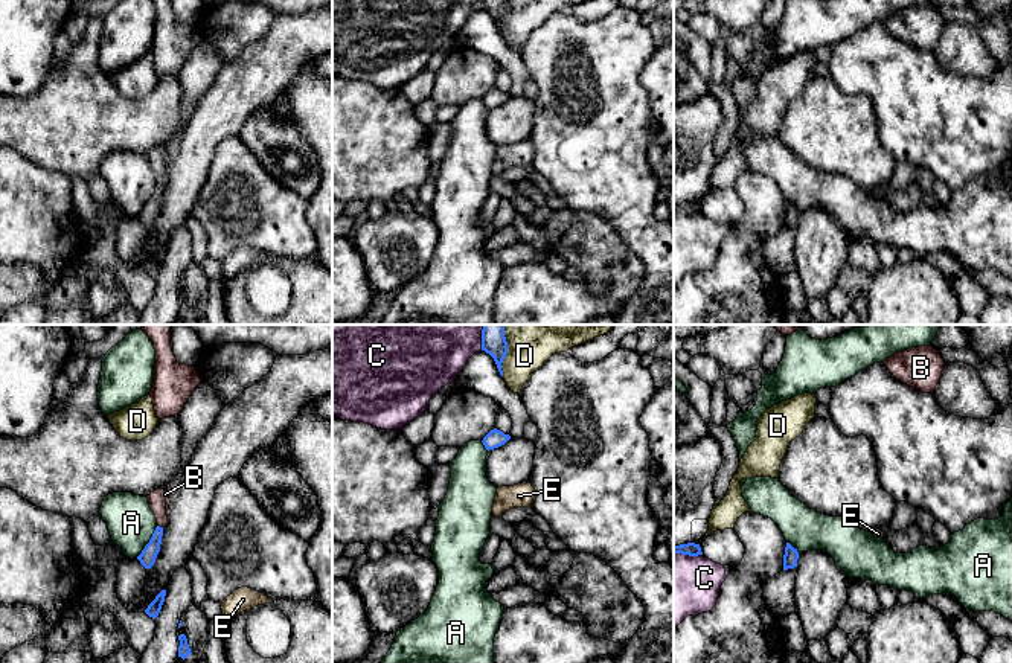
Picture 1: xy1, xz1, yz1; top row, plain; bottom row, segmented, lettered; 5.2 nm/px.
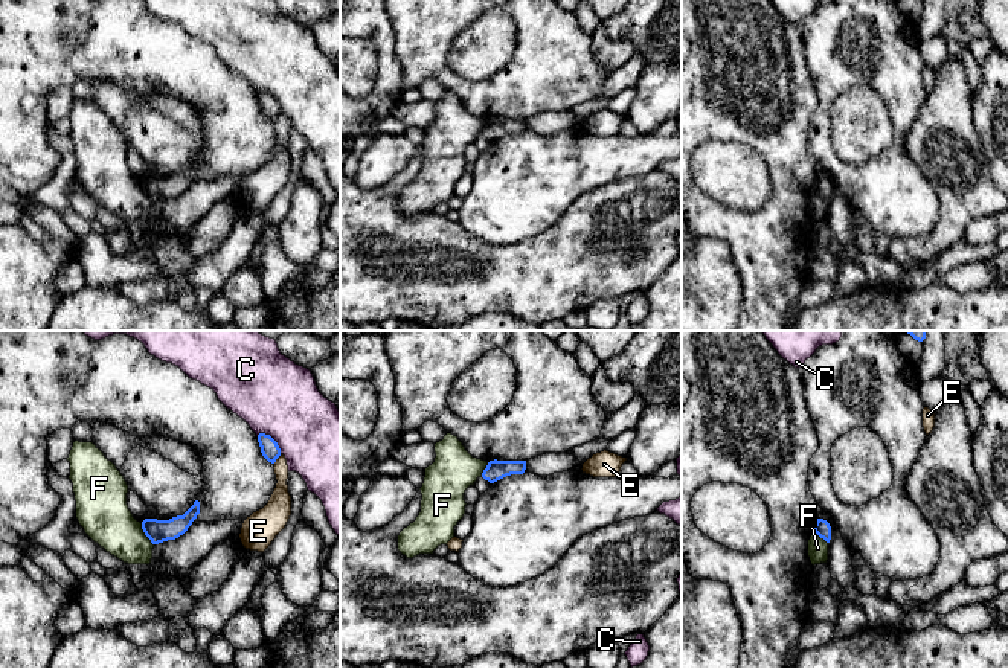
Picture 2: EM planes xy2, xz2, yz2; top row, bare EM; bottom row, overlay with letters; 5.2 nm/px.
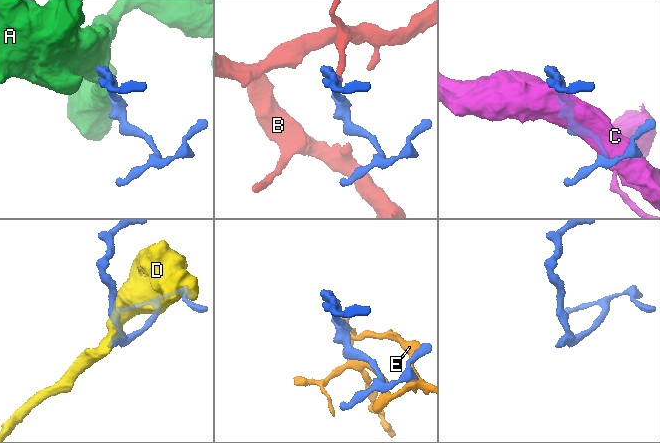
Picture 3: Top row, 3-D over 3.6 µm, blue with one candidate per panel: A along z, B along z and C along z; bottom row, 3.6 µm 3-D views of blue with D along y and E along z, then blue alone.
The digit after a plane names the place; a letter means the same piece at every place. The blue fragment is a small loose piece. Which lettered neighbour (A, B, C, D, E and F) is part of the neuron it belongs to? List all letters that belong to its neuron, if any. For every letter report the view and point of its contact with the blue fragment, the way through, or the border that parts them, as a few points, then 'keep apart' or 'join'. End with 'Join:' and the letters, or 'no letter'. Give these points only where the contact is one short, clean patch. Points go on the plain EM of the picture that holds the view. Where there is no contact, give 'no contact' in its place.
A: xy1 (150, 200) | along xy1 (157, 185), (150, 200), (136, 215) | keep apart
B: xy1 (159, 185) | across xy1 (148, 214), (159, 185), (160, 169), (157, 157) | join
C: xy2 (272, 96) | keep apart
D: xz1 (503, 17) | keep apart
E: xy2 (276, 116) | keep apart
F: xy2 (145, 192) | along xy2 (141, 182), (153, 203) | keep apart
Join: B

